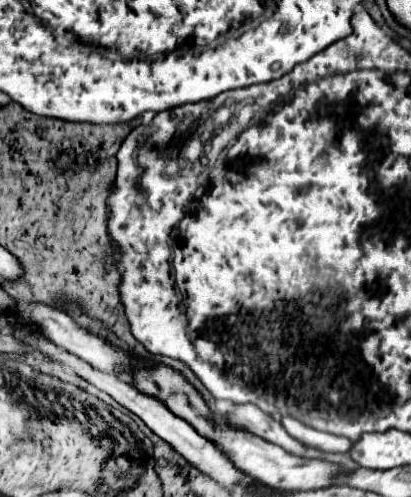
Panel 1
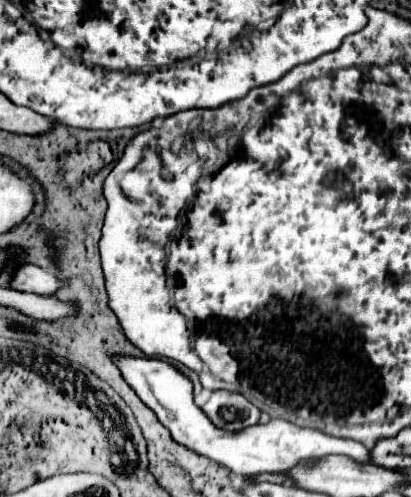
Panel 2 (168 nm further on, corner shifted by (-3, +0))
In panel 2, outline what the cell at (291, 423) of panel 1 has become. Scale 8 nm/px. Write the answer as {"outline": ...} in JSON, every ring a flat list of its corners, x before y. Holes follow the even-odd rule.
{"outline":[[117,357,115,363,123,373,125,381,135,389,141,401,155,411,159,421,169,429,171,437,177,443,197,451,203,457,217,461,219,465,229,467,229,471,239,477,259,475,259,473,287,473,299,463,305,461,317,463,327,455,347,455,357,463,371,461,369,449,359,441,331,437,317,429,303,429,285,419,271,419,267,425,255,425,235,433,217,429,207,419,207,415,193,403,191,381,185,375,181,375,173,365,159,359,131,359,131,357]]}

